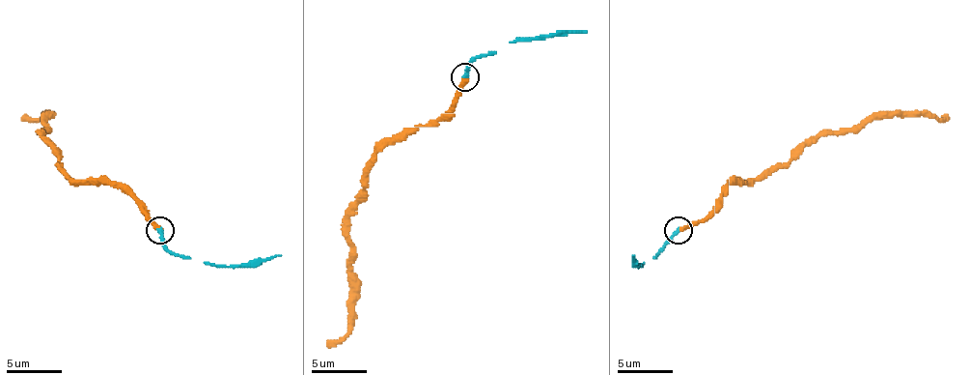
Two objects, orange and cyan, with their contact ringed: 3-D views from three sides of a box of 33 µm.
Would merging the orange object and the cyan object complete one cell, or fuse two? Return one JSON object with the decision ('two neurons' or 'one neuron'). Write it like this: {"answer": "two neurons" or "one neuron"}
{"answer": "one neuron"}

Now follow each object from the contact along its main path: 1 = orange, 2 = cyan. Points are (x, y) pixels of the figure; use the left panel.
1: (158, 229), (128, 193), (111, 185), (84, 185), (69, 177), (41, 137), (44, 115), (22, 121)
2: (158, 229), (173, 254), (211, 266), (248, 266), (281, 254)

